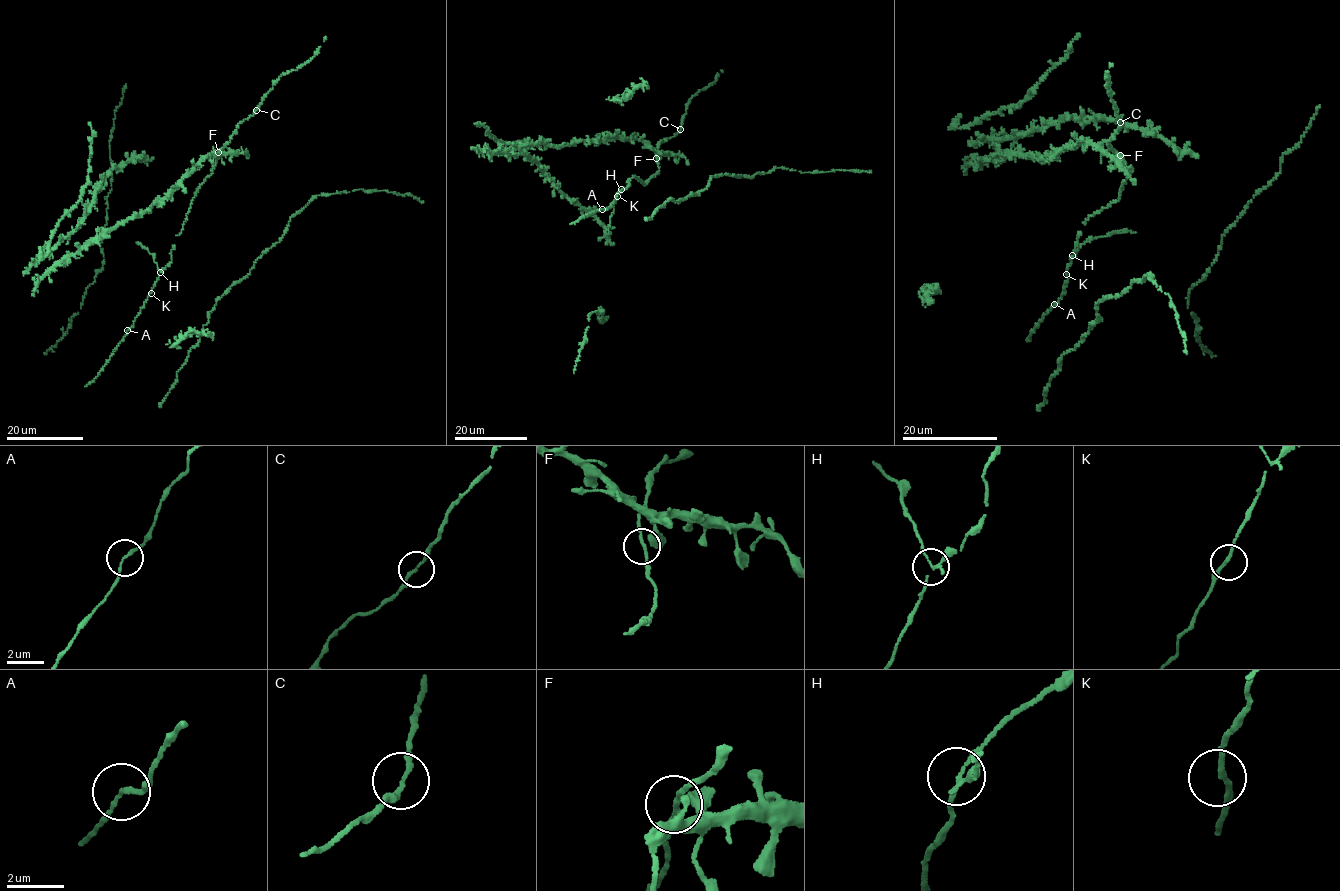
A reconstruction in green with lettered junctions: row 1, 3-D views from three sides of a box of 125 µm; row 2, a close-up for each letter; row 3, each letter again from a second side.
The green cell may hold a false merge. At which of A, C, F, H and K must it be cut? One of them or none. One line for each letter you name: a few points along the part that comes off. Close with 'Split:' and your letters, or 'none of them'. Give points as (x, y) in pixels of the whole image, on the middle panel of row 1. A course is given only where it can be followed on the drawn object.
H: Course of the part to remove: (621, 189), (615, 200), (609, 234)
Split: H

